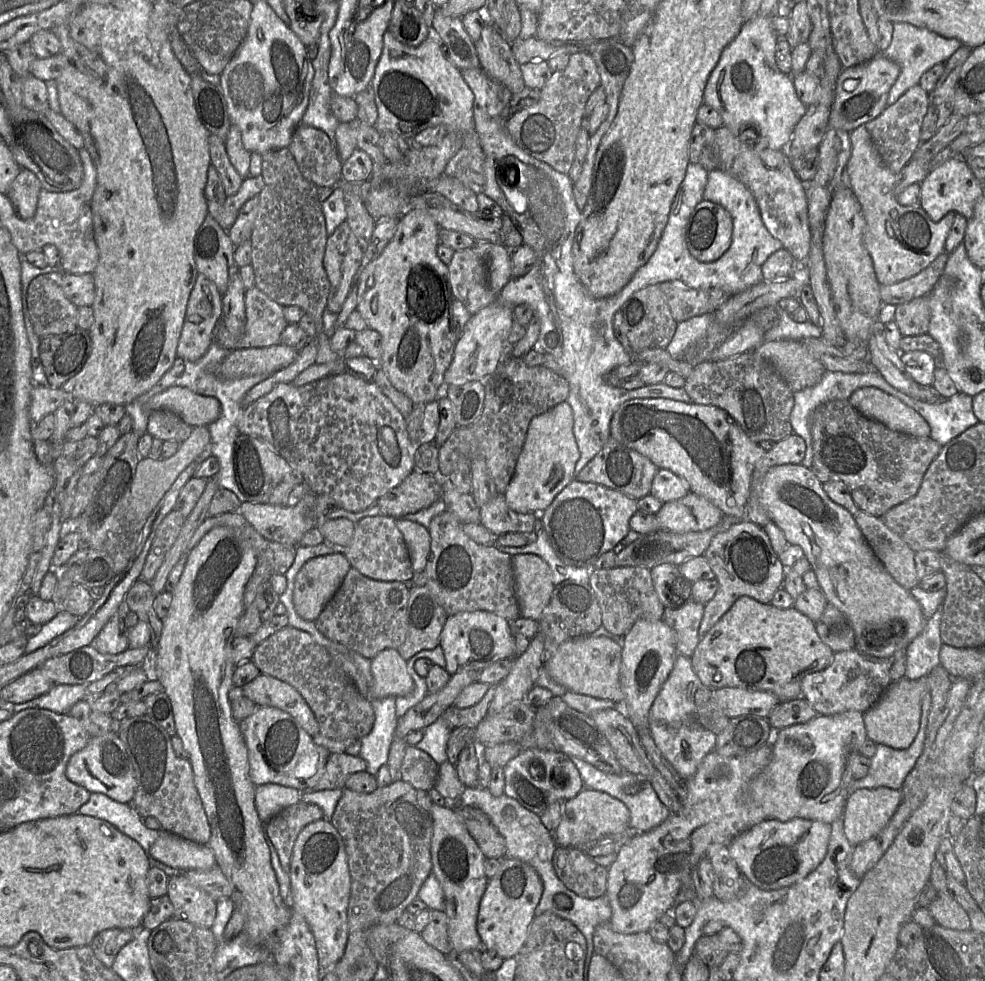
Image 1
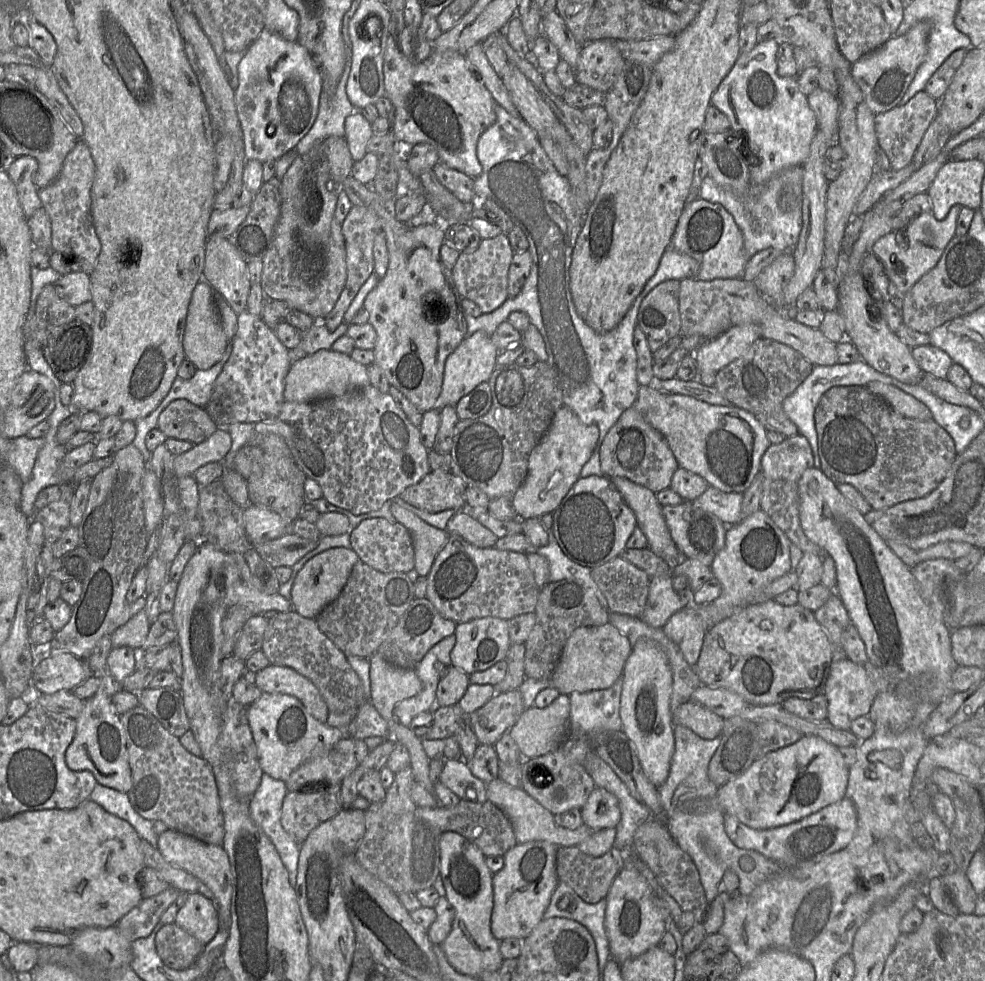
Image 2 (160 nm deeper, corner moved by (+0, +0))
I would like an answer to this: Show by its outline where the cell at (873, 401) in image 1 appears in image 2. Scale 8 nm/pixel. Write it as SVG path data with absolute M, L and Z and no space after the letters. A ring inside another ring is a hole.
M871 382L866 388L882 397L898 414L921 421L933 420L931 412L920 401L900 389L880 382Z

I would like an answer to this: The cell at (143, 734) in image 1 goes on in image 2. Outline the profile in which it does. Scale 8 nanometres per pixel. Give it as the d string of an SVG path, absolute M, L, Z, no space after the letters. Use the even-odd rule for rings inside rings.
M140 704L120 715L131 768L132 786L127 792L134 810L148 820L160 820L175 830L212 845L222 845L224 820L215 777L210 764L188 752Z

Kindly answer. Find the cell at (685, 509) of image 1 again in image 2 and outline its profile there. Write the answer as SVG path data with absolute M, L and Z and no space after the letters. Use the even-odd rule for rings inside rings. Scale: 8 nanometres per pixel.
M709 487L692 504L717 516L727 526L742 521L741 504L743 493L726 493L717 488Z

